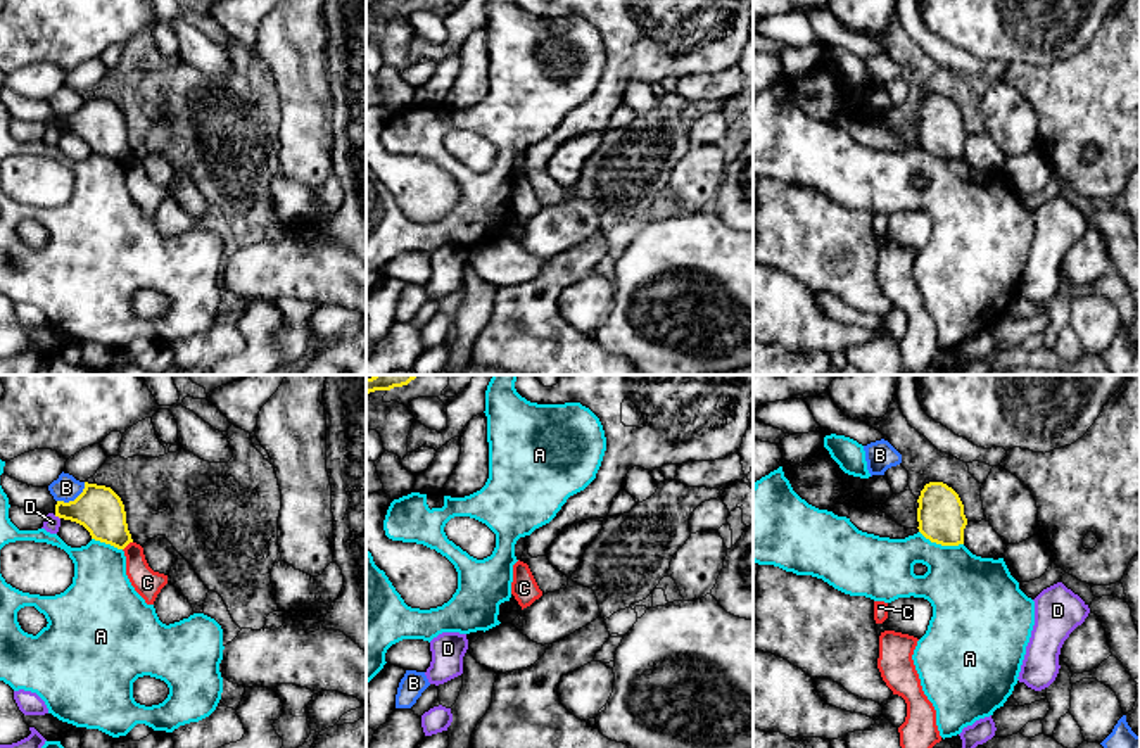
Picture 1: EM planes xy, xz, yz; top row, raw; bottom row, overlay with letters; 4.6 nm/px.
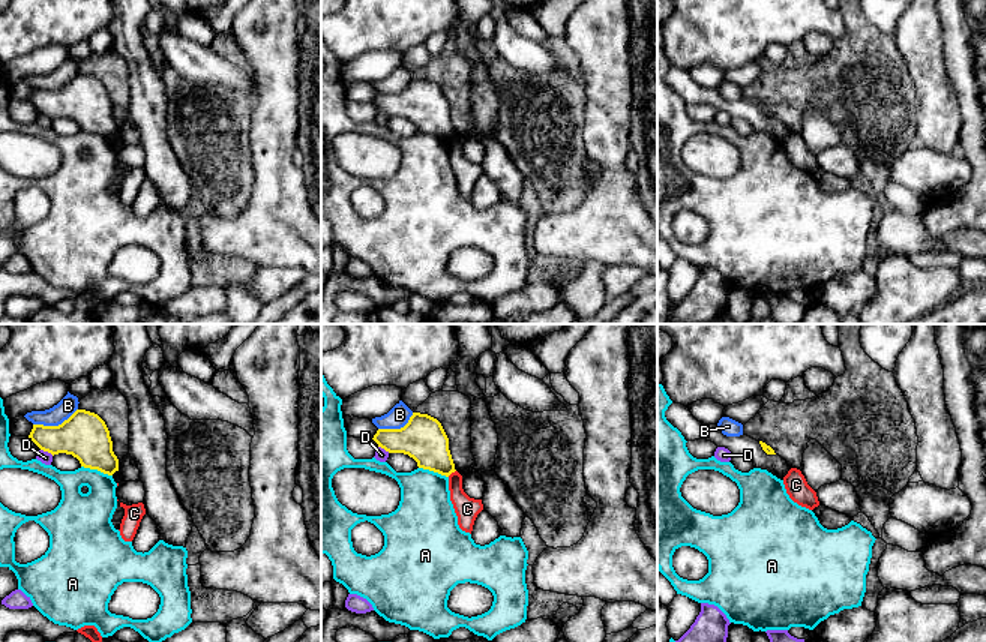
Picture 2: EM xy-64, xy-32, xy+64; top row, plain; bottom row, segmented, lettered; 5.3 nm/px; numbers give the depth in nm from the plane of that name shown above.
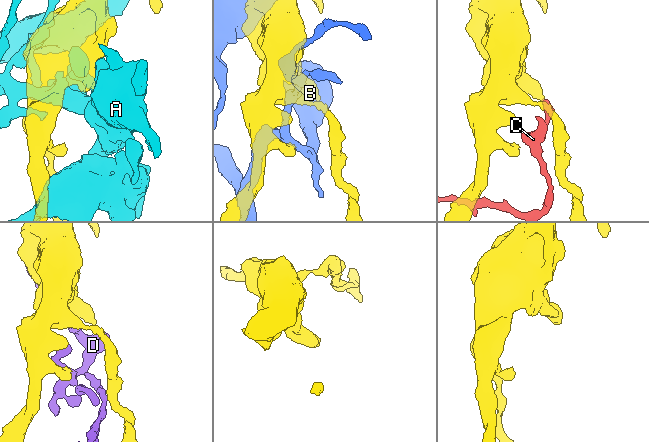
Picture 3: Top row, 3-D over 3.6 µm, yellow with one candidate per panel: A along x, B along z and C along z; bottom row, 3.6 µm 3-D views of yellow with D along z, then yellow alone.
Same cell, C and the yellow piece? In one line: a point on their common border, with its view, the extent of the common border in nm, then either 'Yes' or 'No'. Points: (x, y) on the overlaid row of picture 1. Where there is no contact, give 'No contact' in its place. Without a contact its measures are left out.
Touches yellow at xy (126, 545). Shared border 60 nm. No

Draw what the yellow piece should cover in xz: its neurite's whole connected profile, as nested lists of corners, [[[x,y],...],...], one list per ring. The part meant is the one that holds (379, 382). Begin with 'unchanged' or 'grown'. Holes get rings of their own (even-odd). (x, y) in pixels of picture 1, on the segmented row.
unchanged; [[[373,375],[371,378],[366,378],[366,394],[408,385],[416,377],[418,375]]]

